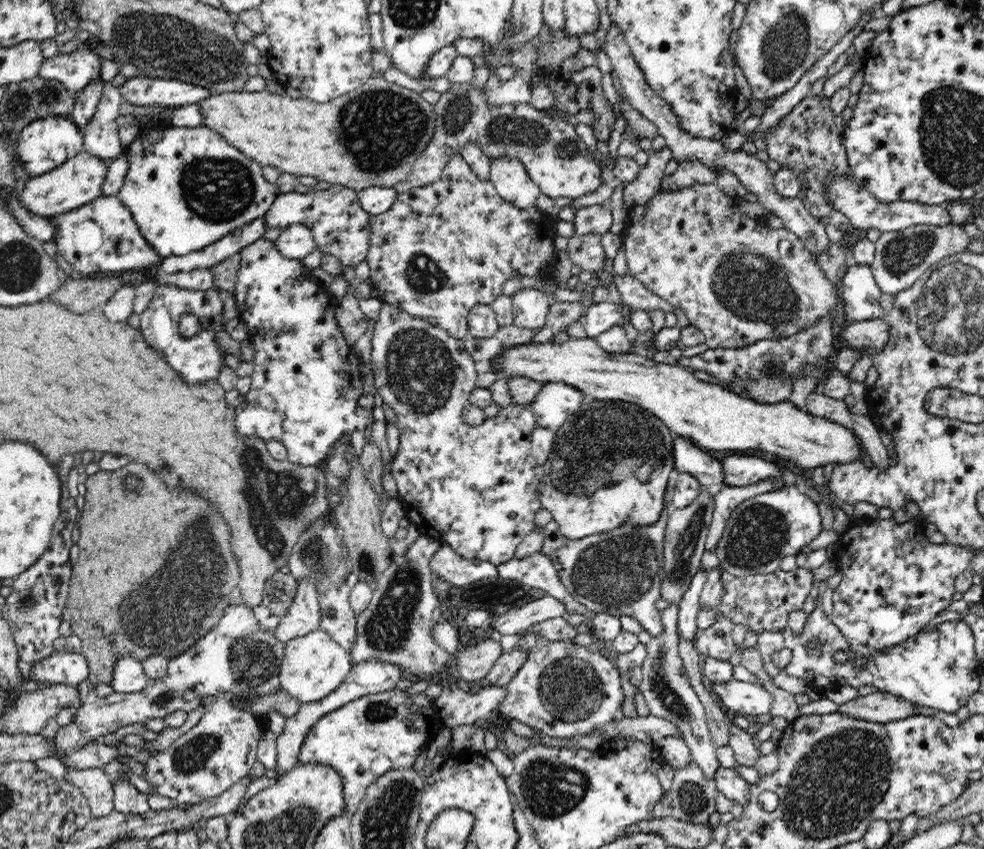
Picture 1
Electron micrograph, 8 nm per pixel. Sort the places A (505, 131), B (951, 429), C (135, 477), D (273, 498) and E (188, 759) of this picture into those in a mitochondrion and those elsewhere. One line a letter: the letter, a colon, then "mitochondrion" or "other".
A: mitochondrion
B: other
C: mitochondrion
D: mitochondrion
E: mitochondrion

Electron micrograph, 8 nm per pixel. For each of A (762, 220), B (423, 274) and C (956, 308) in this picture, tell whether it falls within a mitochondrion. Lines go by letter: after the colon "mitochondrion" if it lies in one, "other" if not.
A: other
B: mitochondrion
C: mitochondrion

